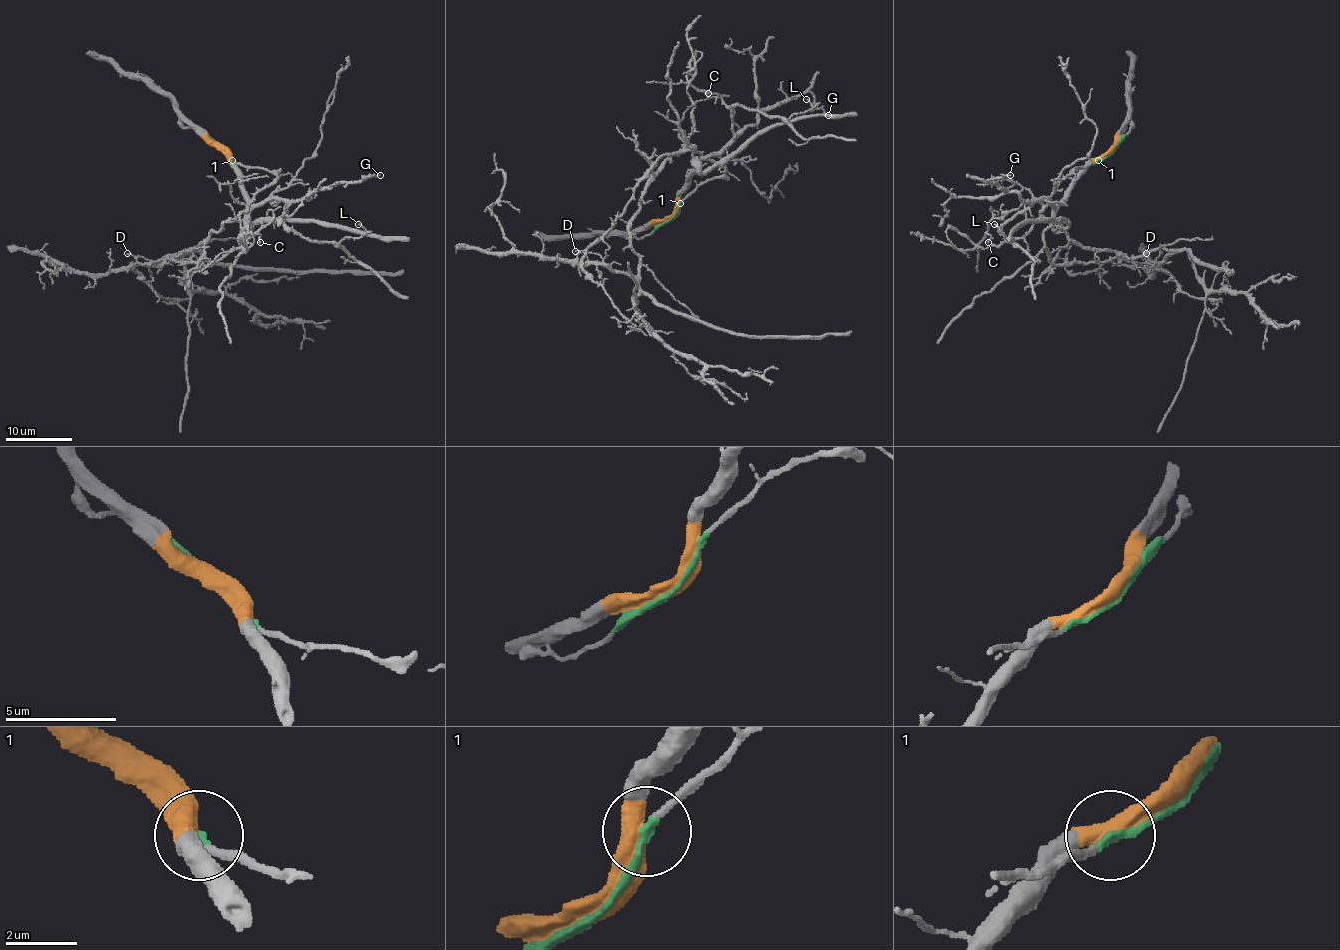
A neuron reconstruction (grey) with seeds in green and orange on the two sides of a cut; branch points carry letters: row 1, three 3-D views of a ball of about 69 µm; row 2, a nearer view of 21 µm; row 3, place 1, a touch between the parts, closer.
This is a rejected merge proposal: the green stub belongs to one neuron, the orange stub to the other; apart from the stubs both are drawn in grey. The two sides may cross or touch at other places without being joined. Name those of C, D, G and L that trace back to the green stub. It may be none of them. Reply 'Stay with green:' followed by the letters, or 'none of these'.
Stay with green: D

